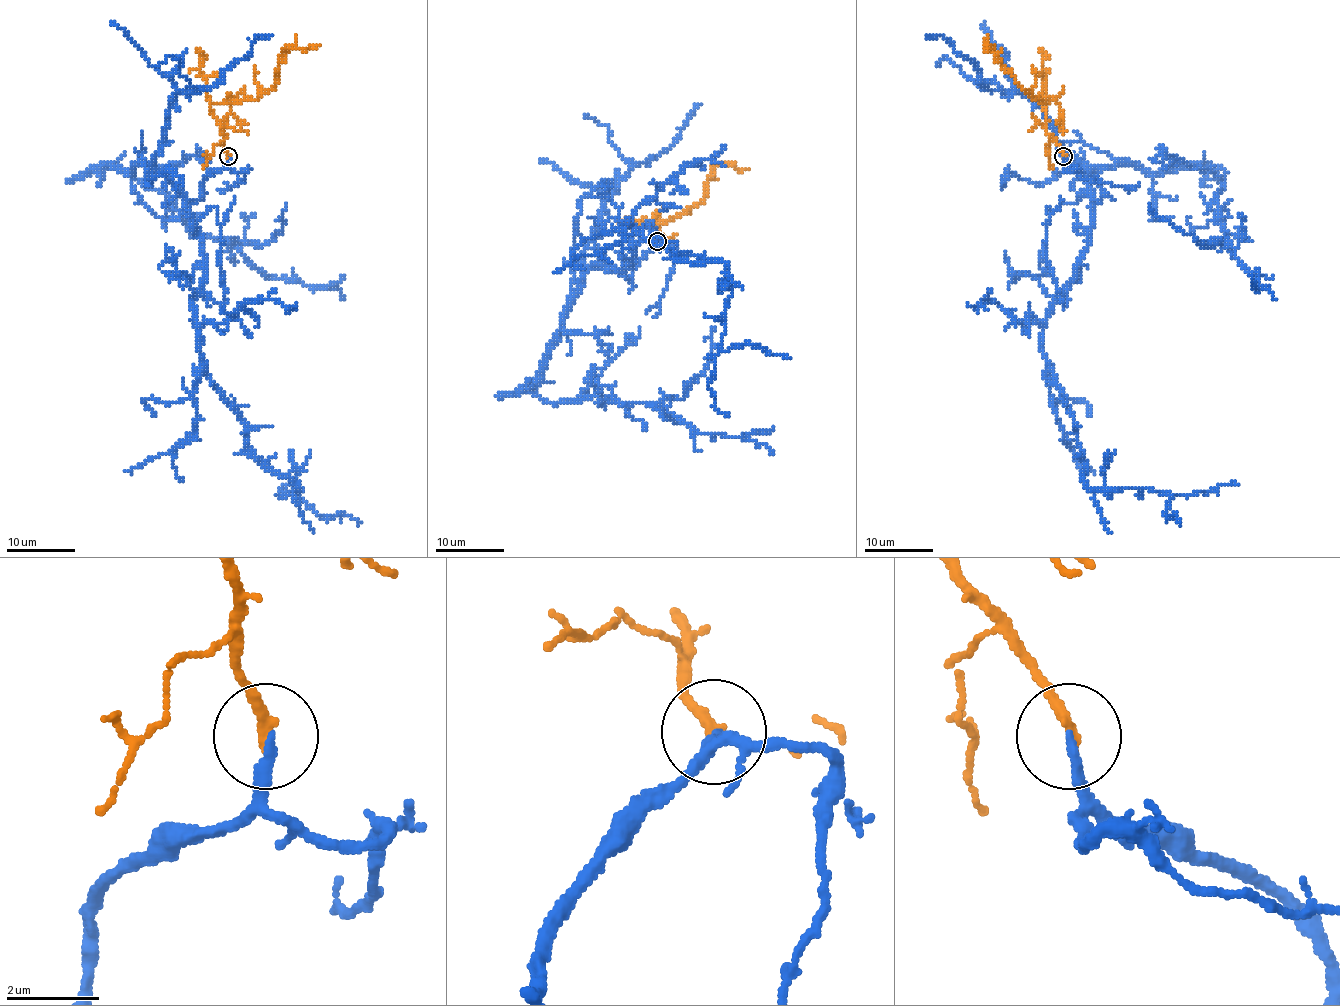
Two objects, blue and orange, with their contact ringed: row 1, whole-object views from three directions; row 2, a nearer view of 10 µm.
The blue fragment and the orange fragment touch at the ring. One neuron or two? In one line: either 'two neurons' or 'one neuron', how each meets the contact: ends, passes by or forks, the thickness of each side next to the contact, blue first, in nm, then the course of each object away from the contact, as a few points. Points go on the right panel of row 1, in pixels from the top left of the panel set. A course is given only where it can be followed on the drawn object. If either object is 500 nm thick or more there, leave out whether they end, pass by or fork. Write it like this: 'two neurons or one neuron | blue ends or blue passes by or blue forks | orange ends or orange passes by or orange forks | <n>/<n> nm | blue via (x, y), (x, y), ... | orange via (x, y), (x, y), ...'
one neuron | blue ends | orange ends | 240/260 nm | blue via (1064, 156), (1102, 195), (1042, 353), (1078, 428), (1083, 482), (1170, 494), (1165, 516), (1179, 523) | orange via (1064, 156), (1047, 132), (1045, 103), (1035, 99), (1018, 84), (997, 56), (987, 49), (990, 46)

